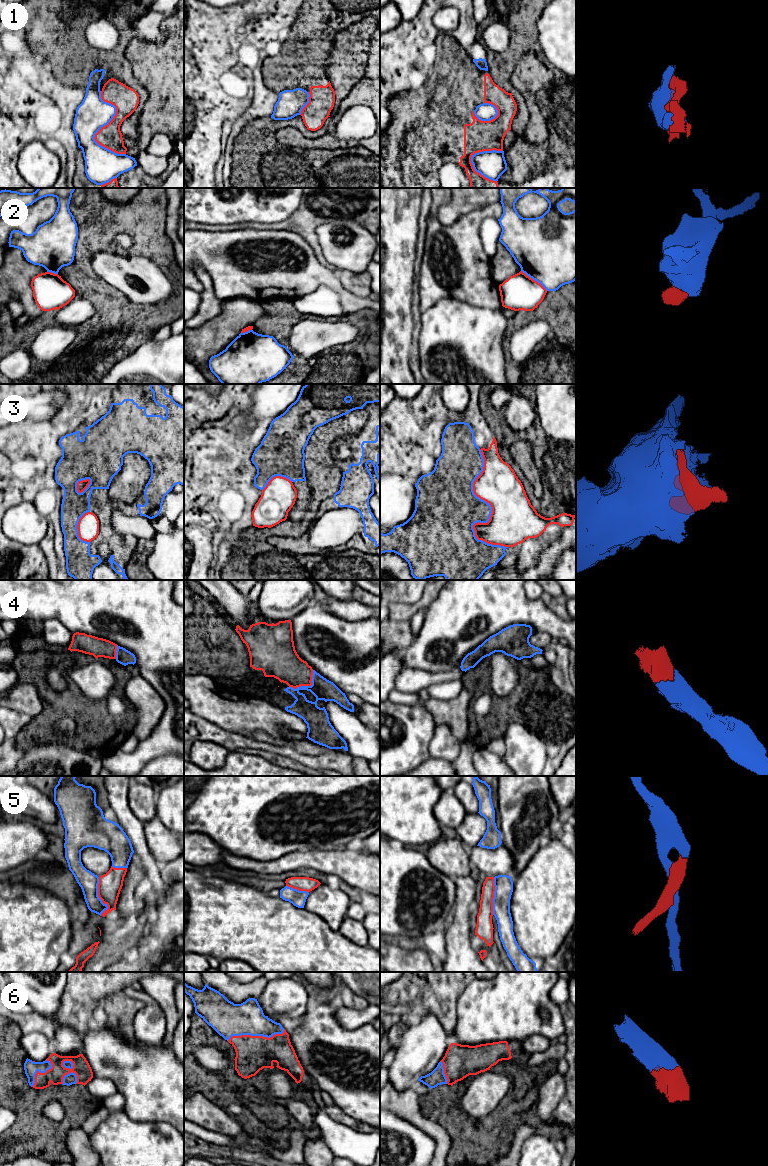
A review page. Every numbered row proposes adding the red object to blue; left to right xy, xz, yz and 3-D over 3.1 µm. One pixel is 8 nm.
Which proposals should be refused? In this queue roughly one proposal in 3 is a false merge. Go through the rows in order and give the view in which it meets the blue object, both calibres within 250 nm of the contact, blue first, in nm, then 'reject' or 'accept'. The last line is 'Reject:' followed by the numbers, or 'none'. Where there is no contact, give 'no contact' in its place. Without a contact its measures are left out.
1: xy | 260/190 nm | reject
2: yz | 500/280 nm | reject
3: yz | 320/380 nm | reject
4: xz | 170/260 nm | accept
5: xy | 160/190 nm | accept
6: xz | 260/280 nm | accept
Reject: 1, 2, 3

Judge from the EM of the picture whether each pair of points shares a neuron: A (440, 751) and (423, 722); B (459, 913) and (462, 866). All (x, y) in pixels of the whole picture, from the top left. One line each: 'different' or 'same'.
A: different
B: different

